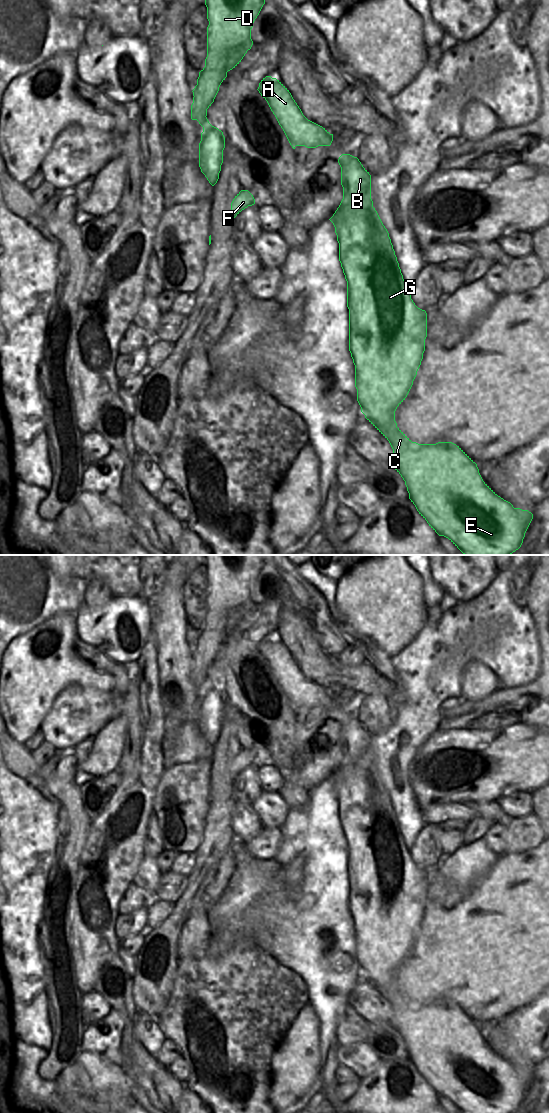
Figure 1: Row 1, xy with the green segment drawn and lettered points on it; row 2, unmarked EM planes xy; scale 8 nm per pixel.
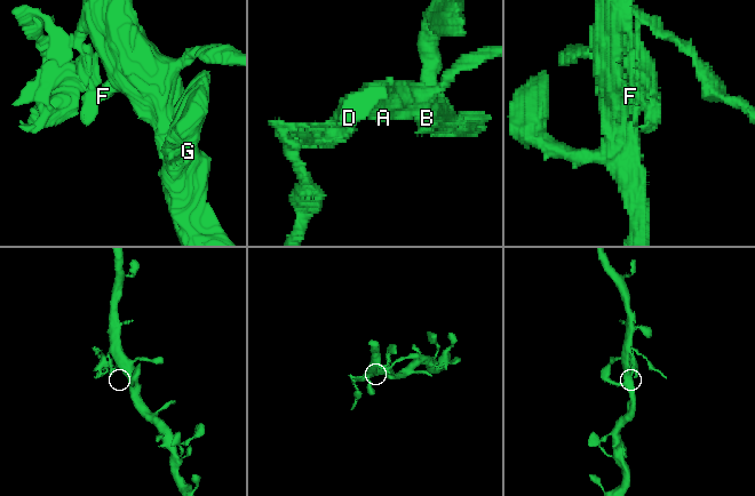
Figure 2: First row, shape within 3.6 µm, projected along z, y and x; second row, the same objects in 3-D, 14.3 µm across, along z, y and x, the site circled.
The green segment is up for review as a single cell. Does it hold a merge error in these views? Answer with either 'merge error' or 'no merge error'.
merge error

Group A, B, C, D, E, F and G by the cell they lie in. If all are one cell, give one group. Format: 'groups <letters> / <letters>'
groups A B C D E G / F

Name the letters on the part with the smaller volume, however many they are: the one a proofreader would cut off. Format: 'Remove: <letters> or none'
Remove: F

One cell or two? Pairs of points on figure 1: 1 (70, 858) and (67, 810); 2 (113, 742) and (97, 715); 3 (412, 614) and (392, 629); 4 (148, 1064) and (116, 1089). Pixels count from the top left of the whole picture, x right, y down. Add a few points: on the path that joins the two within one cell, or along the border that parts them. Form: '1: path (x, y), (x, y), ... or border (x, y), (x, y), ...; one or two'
1: path (70, 846), (70, 822); one
2: border (115, 718), (111, 719), (92, 737); two
3: path (407, 614), (397, 624); one
4: border (127, 1074), (132, 1083), (132, 1096), (135, 1101); two

